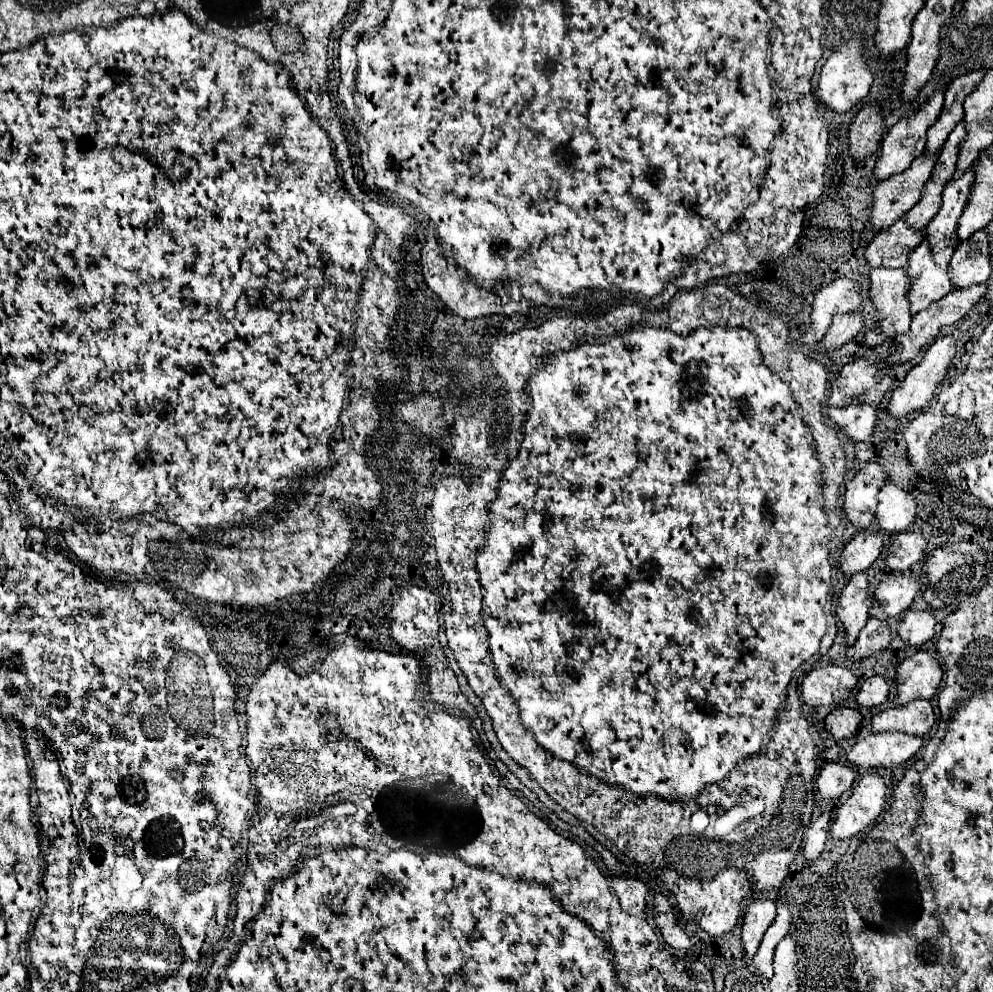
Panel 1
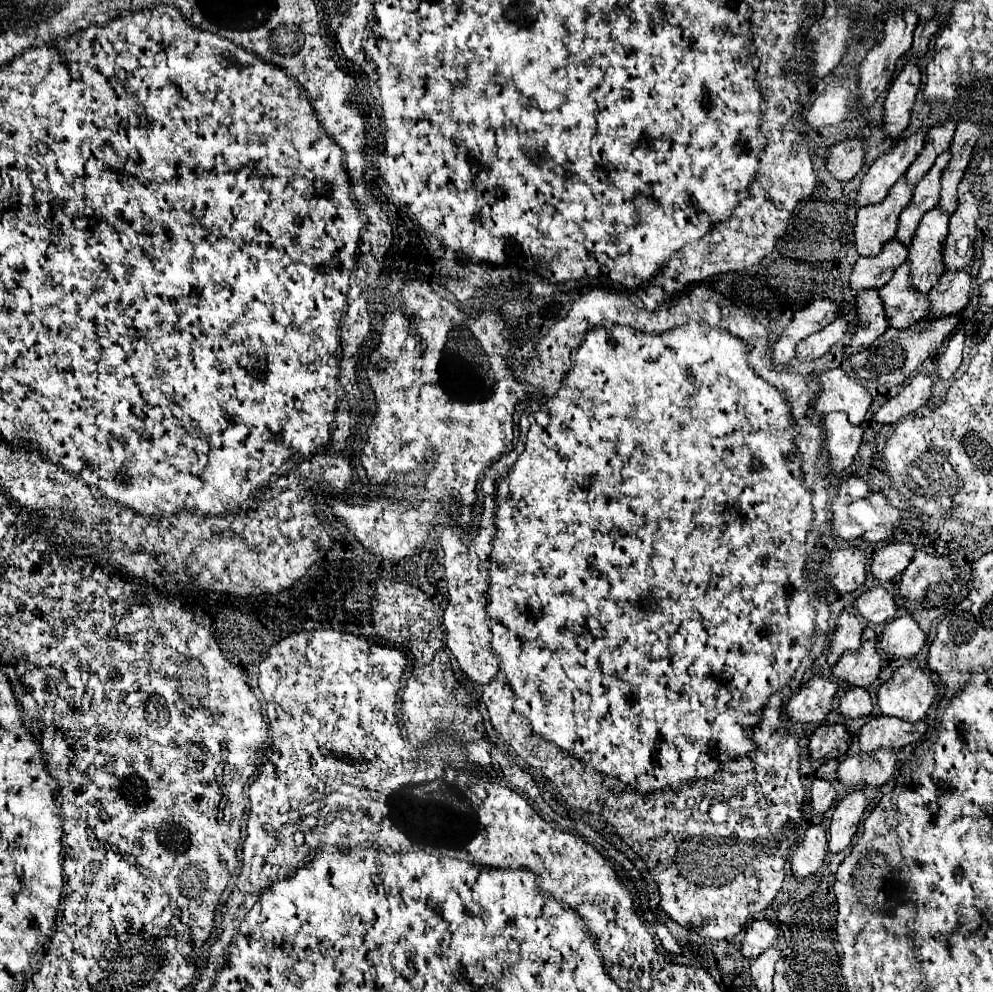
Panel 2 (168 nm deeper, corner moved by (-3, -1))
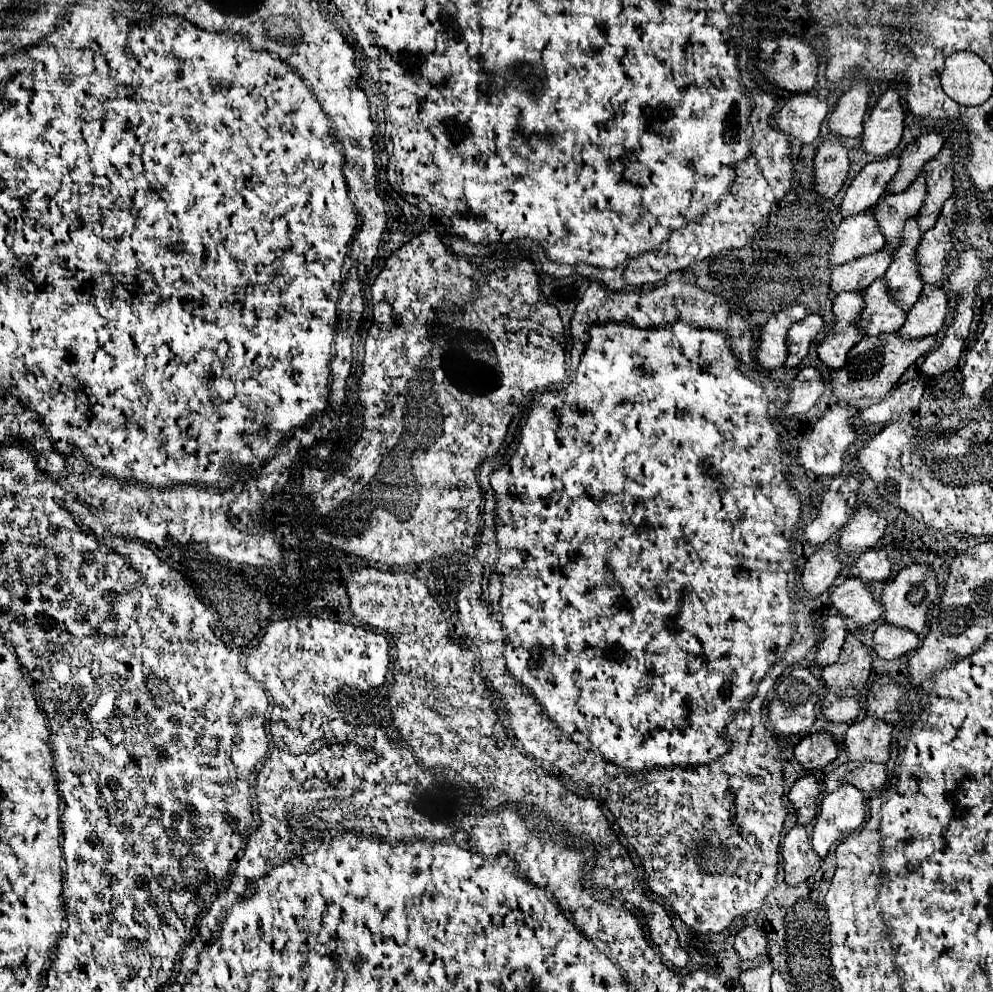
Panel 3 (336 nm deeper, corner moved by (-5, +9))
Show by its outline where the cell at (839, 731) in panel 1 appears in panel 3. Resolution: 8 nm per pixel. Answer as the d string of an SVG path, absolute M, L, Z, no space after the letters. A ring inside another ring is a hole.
M815 734L803 738L795 750L793 750L793 760L799 762L803 770L819 770L831 764L839 754L837 744L831 740L829 734Z

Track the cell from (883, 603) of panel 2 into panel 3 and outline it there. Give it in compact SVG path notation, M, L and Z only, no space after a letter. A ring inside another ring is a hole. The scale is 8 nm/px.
M847 578L841 586L833 588L829 600L831 600L831 606L843 618L851 618L859 626L871 624L871 622L879 620L883 614L881 604L871 594L871 588L857 582L855 578L853 580Z

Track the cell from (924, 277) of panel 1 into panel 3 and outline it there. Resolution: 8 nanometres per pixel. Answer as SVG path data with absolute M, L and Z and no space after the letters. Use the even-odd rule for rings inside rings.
M879 278L865 290L865 306L857 318L857 326L865 332L865 336L877 336L883 332L897 332L903 322L905 314L901 306L889 294L885 280Z

